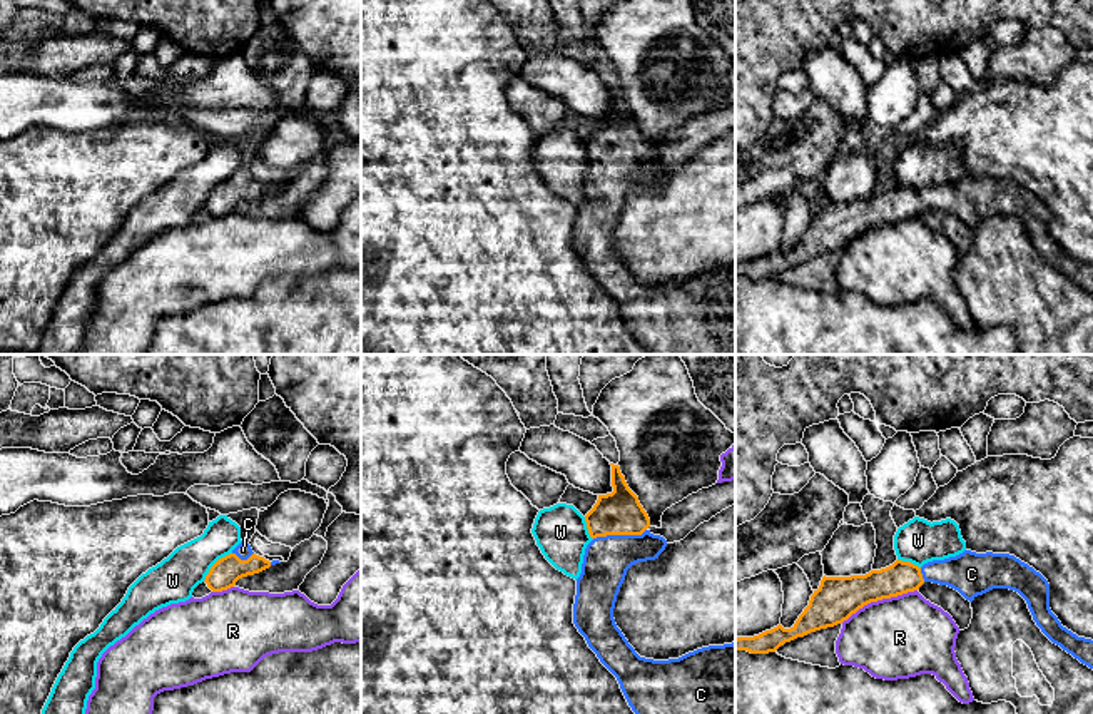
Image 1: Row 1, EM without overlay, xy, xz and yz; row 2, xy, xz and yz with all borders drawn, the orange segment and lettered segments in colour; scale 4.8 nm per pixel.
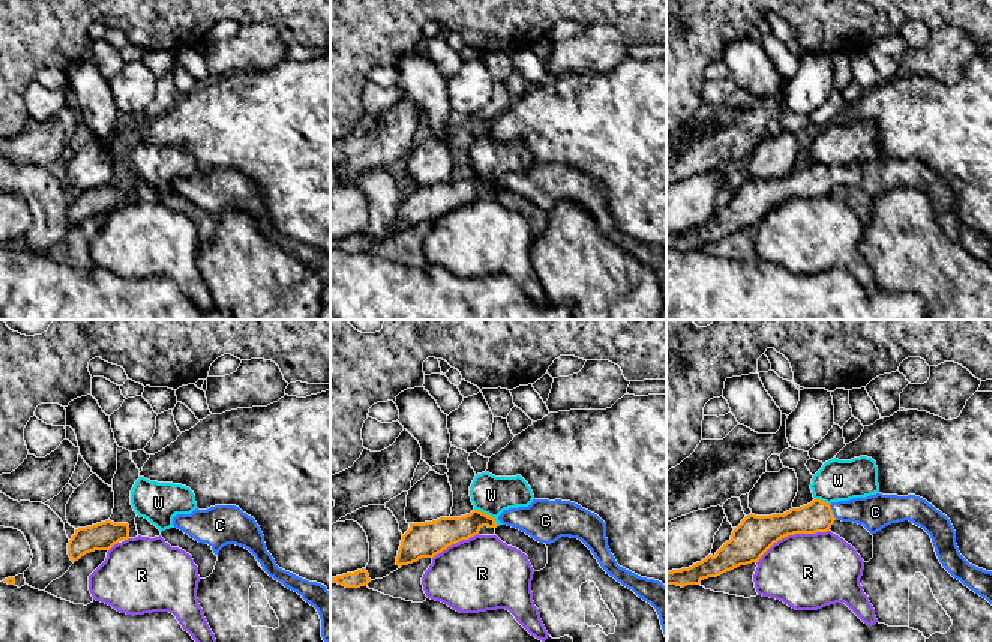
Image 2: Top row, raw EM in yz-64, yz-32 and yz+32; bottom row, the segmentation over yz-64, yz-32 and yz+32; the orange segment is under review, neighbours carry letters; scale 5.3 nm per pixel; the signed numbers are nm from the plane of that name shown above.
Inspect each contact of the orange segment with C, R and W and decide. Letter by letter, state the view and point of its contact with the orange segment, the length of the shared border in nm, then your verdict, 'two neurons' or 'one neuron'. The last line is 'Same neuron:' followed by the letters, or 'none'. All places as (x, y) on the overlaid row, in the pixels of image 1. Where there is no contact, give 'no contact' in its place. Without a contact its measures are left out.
C: meets orange in xz at (619, 534); contact 260 nm long; one neuron
R: meets orange in yz at (878, 599); contact 400 nm long; two neurons
W: meets orange in xy at (214, 564); contact 200 nm long; two neurons
Same neuron: C

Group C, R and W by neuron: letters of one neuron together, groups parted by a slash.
C / R / W

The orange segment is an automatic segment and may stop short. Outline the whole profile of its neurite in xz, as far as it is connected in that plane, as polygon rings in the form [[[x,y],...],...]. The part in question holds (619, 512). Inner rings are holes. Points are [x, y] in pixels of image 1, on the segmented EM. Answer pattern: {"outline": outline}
{"outline": [[[610,465],[613,492],[598,495],[585,515],[593,540],[585,548],[582,574],[577,579],[575,627],[617,677],[635,714],[735,714],[735,642],[702,647],[679,659],[653,660],[640,657],[617,627],[613,609],[627,570],[638,562],[658,558],[667,540],[648,530],[650,518],[638,497],[628,488],[620,467]]]}

